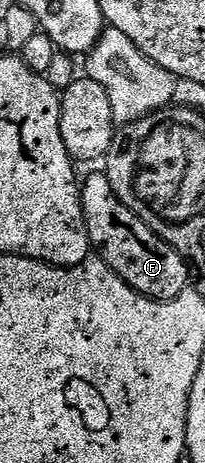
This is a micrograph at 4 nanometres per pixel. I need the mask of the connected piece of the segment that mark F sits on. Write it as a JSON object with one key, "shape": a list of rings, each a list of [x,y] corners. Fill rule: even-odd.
{"shape":[[[106,171],[84,175],[79,193],[92,249],[130,288],[153,300],[172,300],[188,291],[189,269],[181,254],[119,201]]]}

